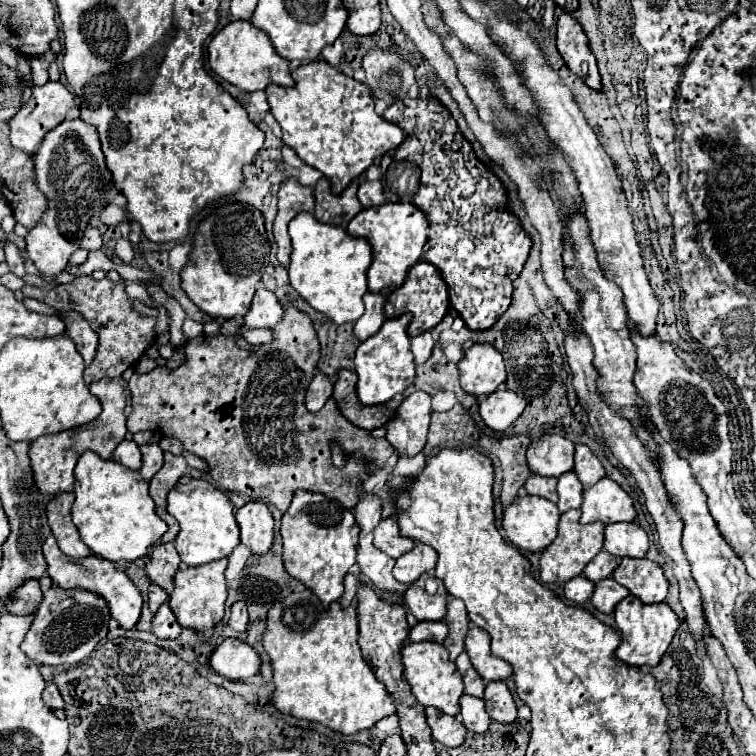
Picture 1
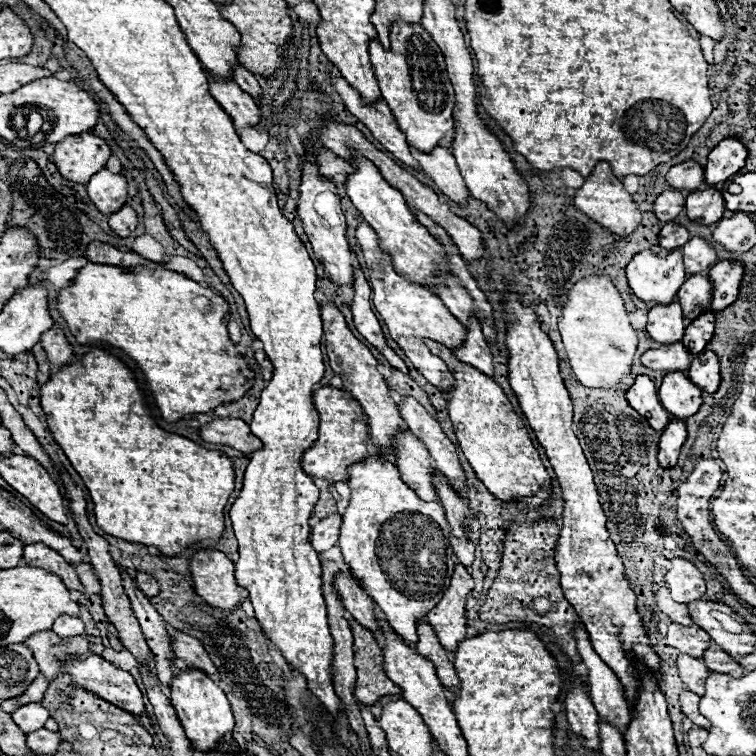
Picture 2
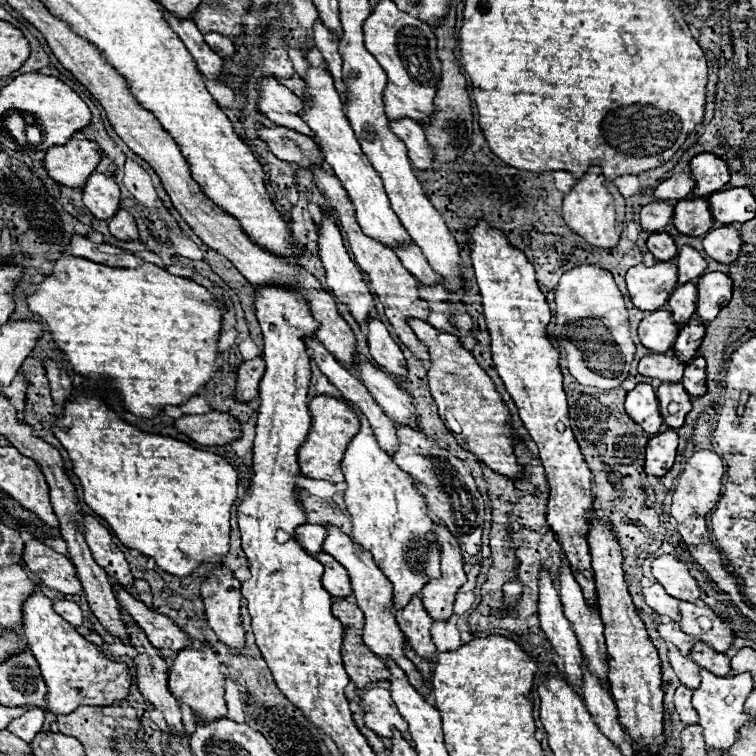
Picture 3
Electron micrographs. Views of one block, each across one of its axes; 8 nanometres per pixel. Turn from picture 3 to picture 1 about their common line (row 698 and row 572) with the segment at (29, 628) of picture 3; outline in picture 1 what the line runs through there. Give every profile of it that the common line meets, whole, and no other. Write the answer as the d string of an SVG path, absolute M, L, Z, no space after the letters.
M48 536L44 542L44 558L48 562L48 576L62 588L84 588L96 594L102 594L104 600L108 600L112 618L124 628L124 630L132 630L136 628L136 622L140 620L142 614L142 594L138 592L138 588L128 580L126 572L116 570L114 562L92 556L92 558L84 558L84 560L72 560L70 556L64 556L64 552L58 548L56 538Z

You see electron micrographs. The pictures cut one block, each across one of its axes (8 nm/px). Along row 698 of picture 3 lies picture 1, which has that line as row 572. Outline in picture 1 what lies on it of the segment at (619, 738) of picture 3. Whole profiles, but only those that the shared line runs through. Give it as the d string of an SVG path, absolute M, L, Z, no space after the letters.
M602 550L596 556L596 560L592 560L592 564L588 564L588 568L584 568L584 576L588 580L592 580L592 582L600 582L600 580L612 576L612 572L616 570L616 566L618 566L616 556L612 556L610 552Z

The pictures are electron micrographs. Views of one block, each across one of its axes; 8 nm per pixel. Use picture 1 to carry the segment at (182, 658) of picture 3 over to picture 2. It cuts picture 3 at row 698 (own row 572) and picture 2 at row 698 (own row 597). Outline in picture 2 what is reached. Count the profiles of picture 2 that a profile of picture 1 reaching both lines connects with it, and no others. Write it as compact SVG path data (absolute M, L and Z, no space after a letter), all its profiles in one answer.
M196 668L182 670L172 678L170 690L172 690L170 702L176 708L178 720L186 730L186 736L192 742L192 746L206 752L210 746L216 746L216 742L220 742L226 732L234 730L234 718L224 690L202 670Z

